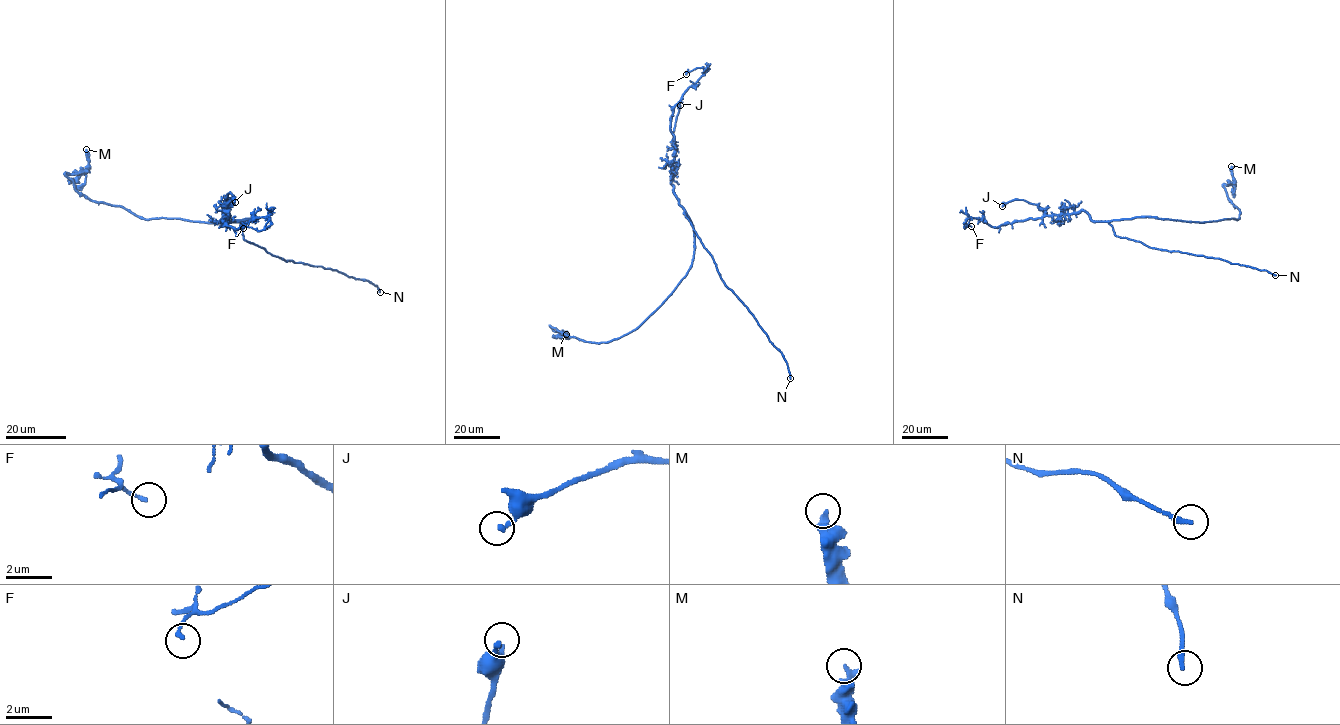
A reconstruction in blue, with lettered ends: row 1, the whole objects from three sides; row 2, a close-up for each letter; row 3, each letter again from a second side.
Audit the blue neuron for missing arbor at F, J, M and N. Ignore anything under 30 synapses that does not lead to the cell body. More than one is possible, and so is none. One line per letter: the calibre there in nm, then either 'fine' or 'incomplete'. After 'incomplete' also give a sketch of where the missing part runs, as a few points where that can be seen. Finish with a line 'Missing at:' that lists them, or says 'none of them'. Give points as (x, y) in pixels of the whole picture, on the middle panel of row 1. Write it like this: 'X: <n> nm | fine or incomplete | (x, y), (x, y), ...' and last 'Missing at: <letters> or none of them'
F: 140 nm | fine
J: 200 nm | fine
M: 400 nm | fine
N: 240 nm | incomplete | (790, 378), (787, 399)
Missing at: N

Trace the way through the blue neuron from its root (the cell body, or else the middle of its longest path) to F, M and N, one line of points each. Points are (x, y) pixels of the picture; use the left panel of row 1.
F: (253, 215), (230, 221), (224, 208), (228, 215), (222, 220), (236, 229), (269, 217), (262, 230), (243, 228)
M: (253, 215), (218, 222), (144, 219), (120, 206), (91, 201), (75, 189), (65, 174), (86, 171), (86, 149)
N: (253, 215), (240, 224), (246, 241), (285, 261), (321, 266), (366, 280), (376, 285), (380, 292)

